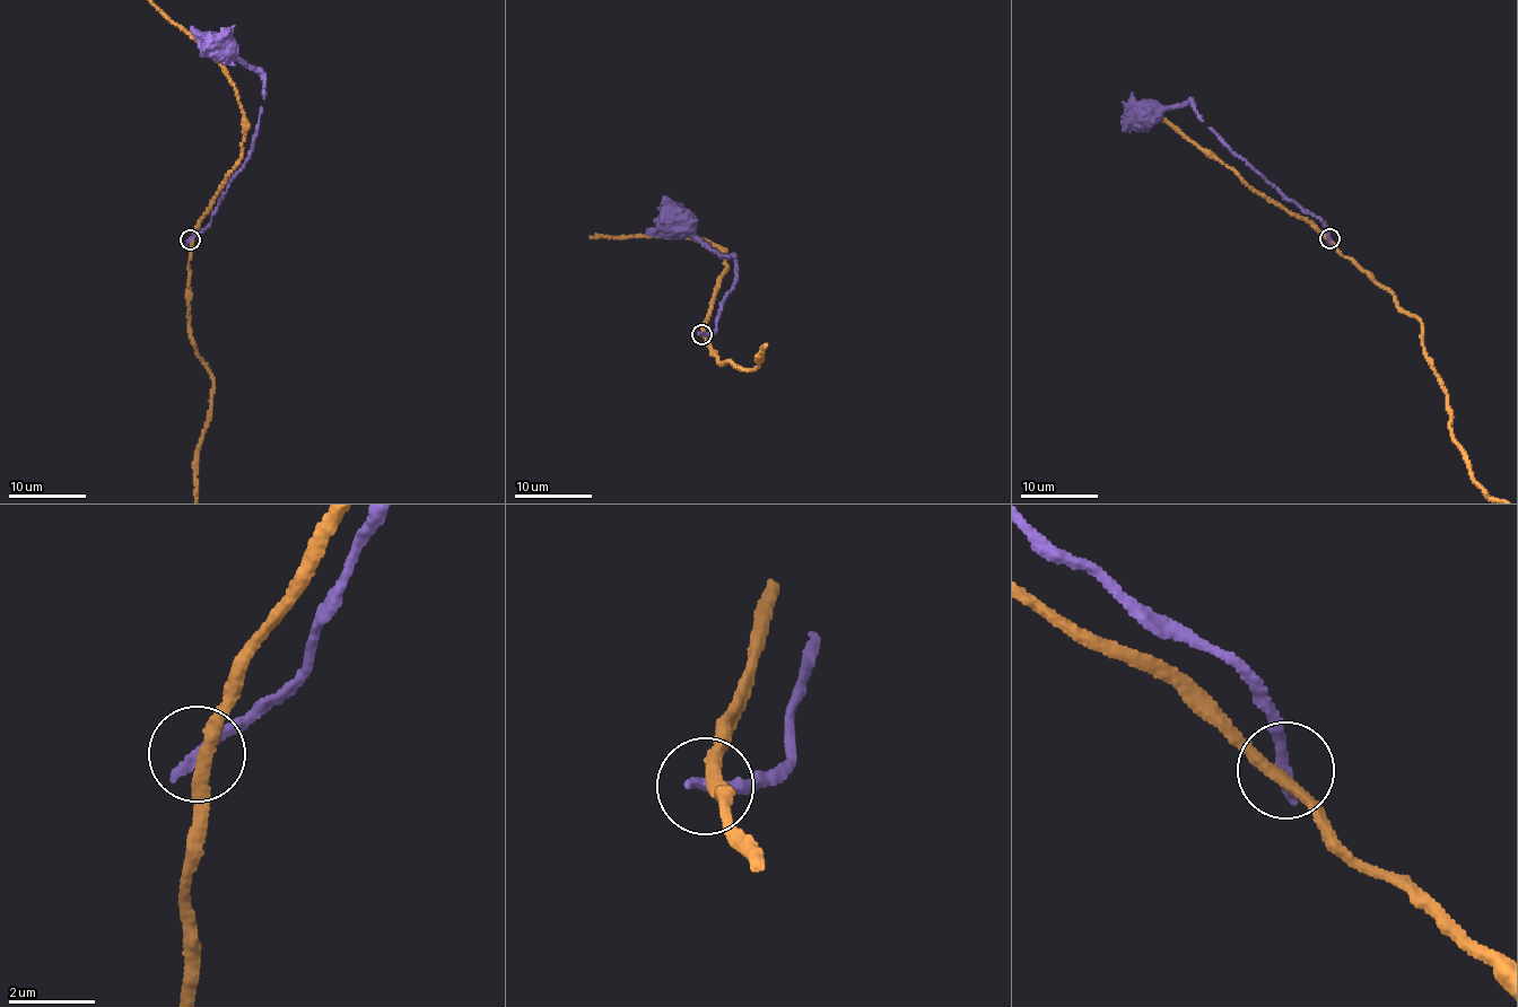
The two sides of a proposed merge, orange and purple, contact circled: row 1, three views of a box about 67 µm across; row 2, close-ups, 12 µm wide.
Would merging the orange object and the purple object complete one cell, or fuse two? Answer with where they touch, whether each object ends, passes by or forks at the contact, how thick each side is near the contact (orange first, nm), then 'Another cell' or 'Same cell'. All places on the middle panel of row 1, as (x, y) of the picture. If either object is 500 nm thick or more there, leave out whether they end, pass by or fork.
Place: (701, 334). At the ring orange passes by. At the ring purple ends. Thickness 280 nm (orange) against 300 nm. Another cell

